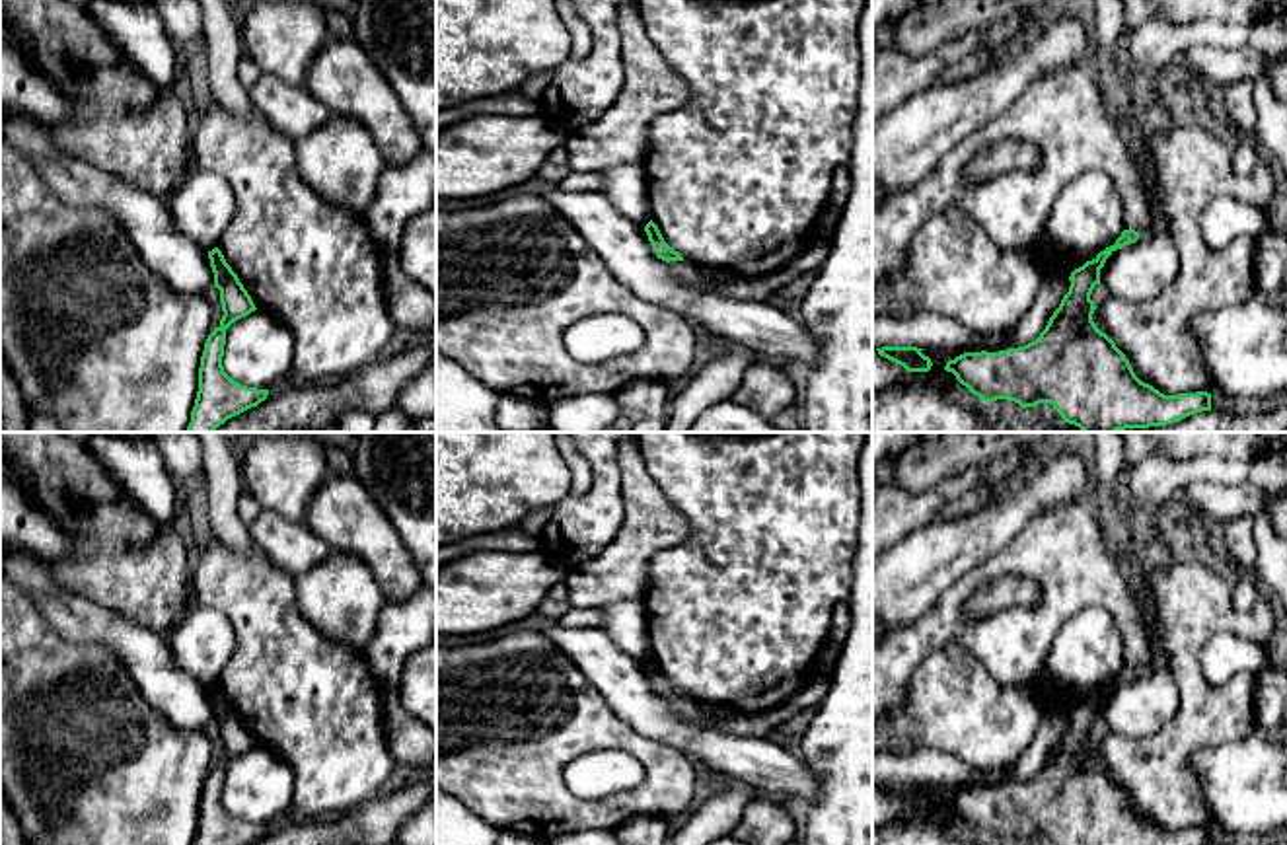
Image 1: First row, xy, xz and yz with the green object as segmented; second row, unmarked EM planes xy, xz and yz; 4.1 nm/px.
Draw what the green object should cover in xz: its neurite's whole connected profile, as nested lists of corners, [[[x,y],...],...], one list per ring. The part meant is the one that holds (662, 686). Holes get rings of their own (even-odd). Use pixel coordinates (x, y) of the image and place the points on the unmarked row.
[[[652,656],[644,662],[644,668],[658,695],[666,699],[683,697],[683,693],[664,678],[658,662]]]

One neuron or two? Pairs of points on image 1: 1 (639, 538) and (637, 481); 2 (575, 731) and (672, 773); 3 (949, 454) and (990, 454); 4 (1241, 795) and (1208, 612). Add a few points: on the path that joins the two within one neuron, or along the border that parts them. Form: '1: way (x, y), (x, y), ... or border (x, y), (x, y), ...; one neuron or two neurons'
1: way (639, 524), (639, 495); one neuron
2: way (598, 731), (620, 734), (649, 752); one neuron
3: way (958, 454), (980, 454); one neuron
4: border (1256, 727), (1237, 742), (1204, 748), (1192, 768); two neurons

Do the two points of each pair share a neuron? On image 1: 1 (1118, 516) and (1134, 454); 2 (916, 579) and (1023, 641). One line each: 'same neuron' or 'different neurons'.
1: different neurons
2: different neurons

